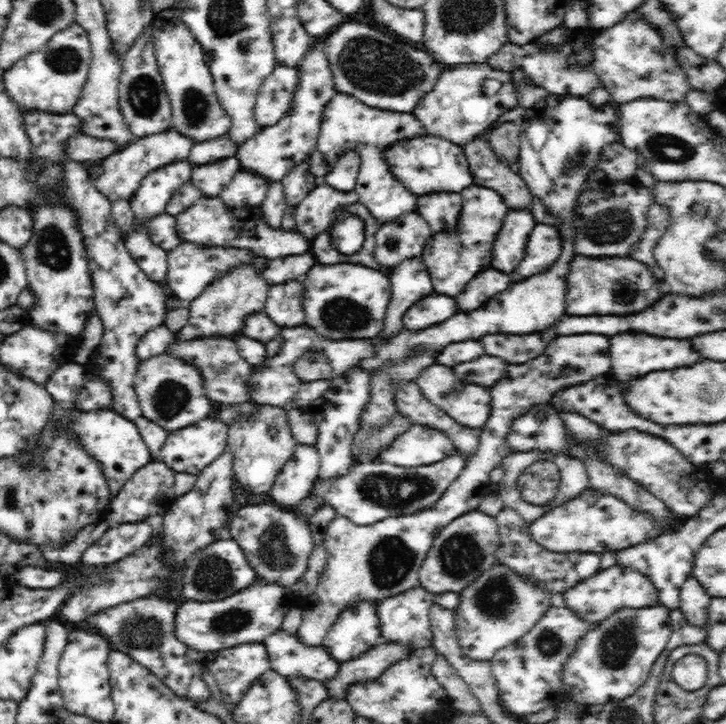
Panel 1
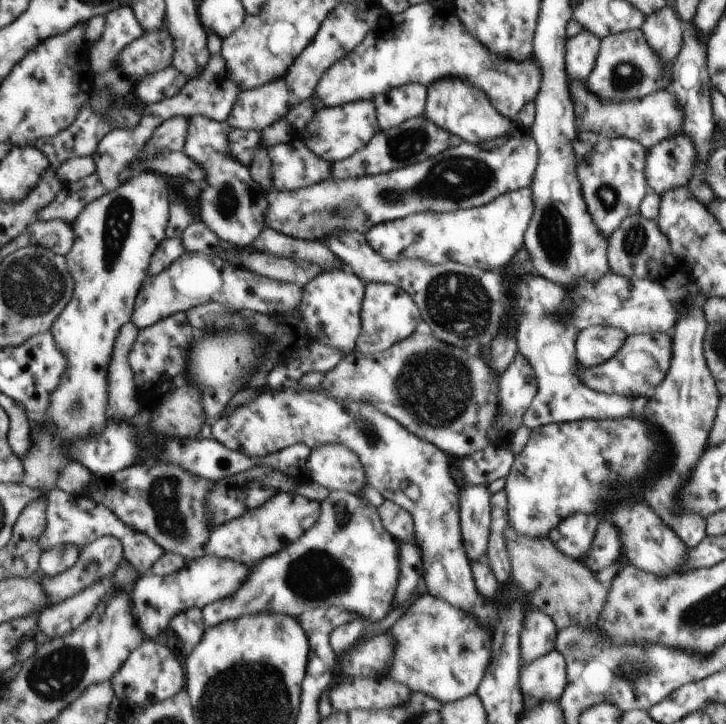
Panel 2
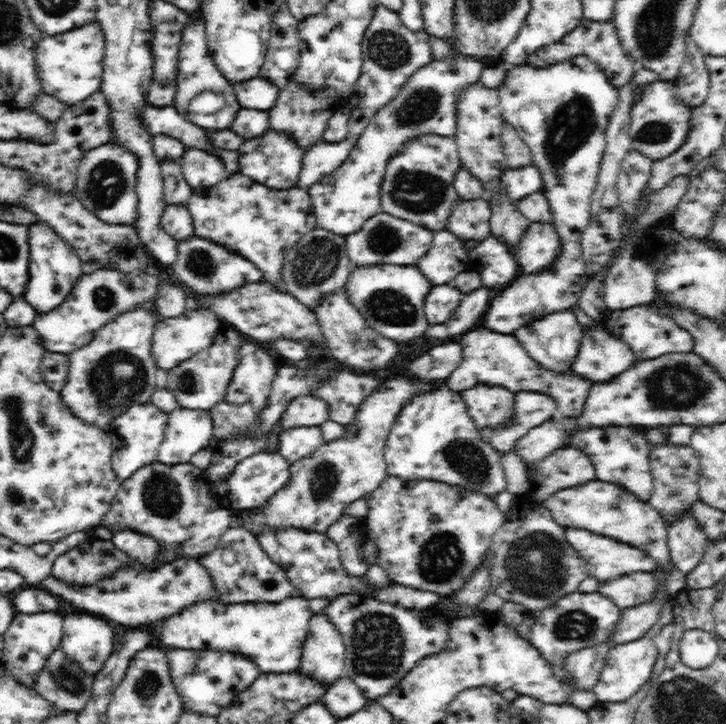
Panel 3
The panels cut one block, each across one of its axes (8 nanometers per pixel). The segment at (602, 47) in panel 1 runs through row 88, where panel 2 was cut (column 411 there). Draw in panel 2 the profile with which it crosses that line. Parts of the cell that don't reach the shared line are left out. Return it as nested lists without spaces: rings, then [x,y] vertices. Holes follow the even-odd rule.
[[[429,593],[417,598],[394,622],[389,632],[393,635],[396,644],[396,654],[383,677],[401,684],[405,683],[411,692],[421,692],[438,700],[442,705],[455,703],[456,700],[475,694],[491,662],[489,658],[491,658],[492,635],[489,628],[477,623],[471,613],[466,613],[459,607]]]

